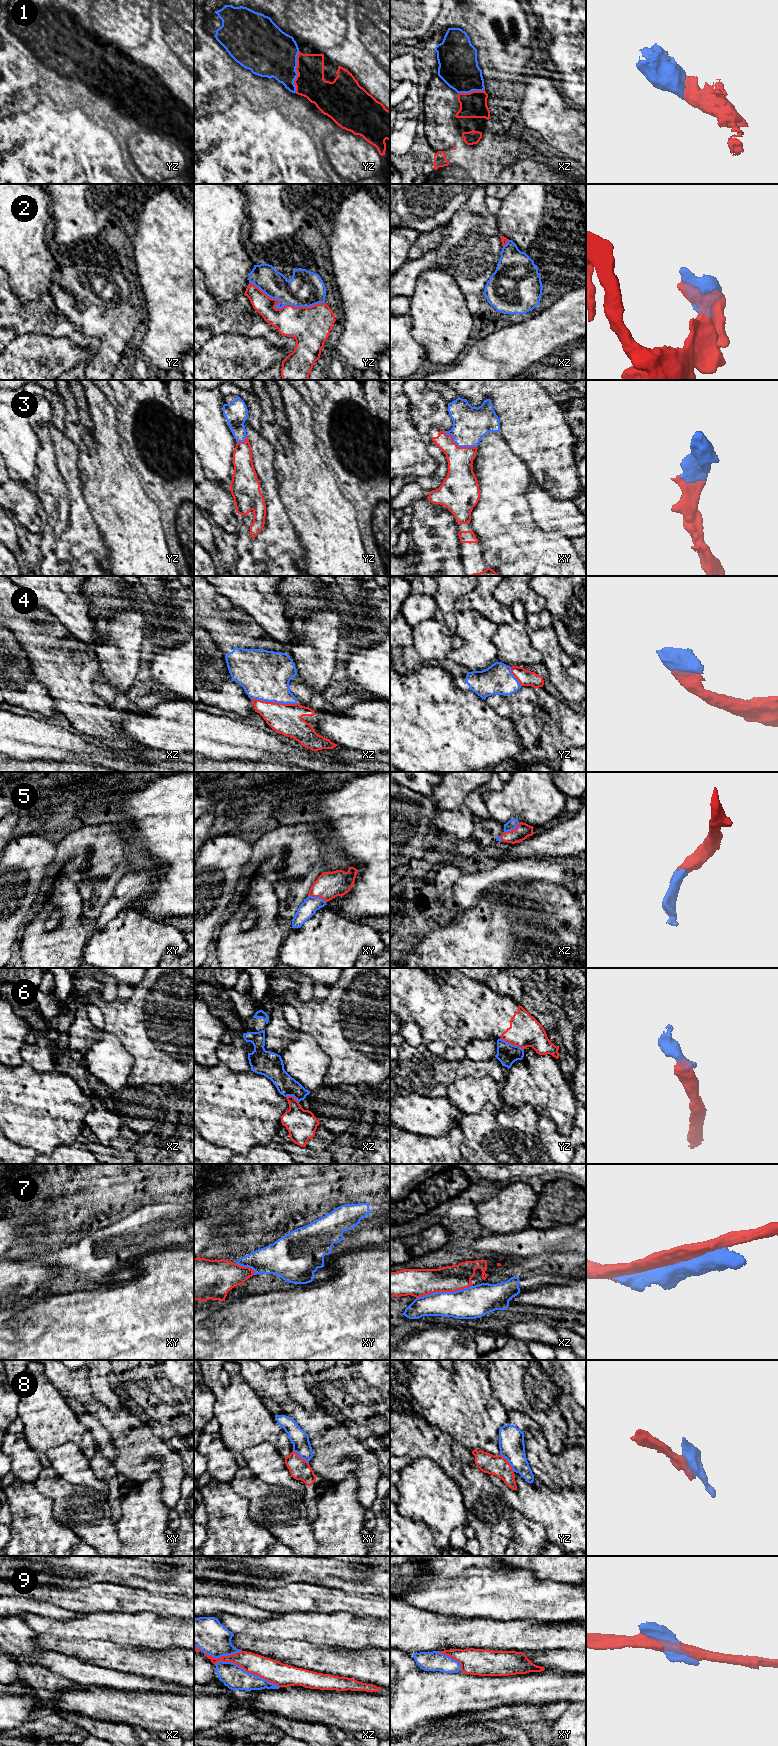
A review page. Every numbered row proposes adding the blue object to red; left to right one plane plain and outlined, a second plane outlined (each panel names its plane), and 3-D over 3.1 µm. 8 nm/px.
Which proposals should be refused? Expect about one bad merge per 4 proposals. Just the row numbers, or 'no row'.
2, 6, 8, 9

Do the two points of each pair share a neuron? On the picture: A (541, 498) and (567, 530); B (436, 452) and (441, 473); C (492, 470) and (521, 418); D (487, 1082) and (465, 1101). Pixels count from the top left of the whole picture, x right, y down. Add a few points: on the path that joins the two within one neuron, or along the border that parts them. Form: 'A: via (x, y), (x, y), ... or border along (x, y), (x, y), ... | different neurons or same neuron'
A: via (544, 506), (559, 522) | same neuron
B: via (440, 457), (441, 468) | same neuron
C: border along (499, 432), (510, 449), (523, 461) | different neurons
D: via (481, 1088), (467, 1095) | same neuron

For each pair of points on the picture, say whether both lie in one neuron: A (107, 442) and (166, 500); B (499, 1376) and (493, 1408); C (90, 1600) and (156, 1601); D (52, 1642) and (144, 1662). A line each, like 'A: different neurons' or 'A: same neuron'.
A: different neurons
B: different neurons
C: same neuron
D: same neuron

